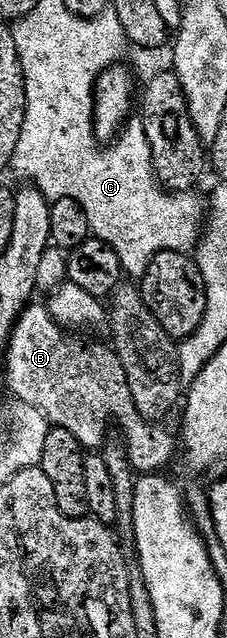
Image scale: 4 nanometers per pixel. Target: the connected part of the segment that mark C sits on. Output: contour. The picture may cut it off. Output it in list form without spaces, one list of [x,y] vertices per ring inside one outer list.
[[[143,119],[127,121],[115,141],[115,149],[116,152],[108,152],[104,160],[92,160],[92,164],[88,164],[88,180],[44,180],[44,184],[56,184],[56,188],[60,188],[60,199],[73,199],[82,208],[91,235],[112,248],[125,277],[139,282],[144,279],[150,262],[160,252],[191,253],[195,249],[206,223],[206,204],[195,196],[195,191],[169,190],[162,186],[152,160],[152,145],[144,133]]]

